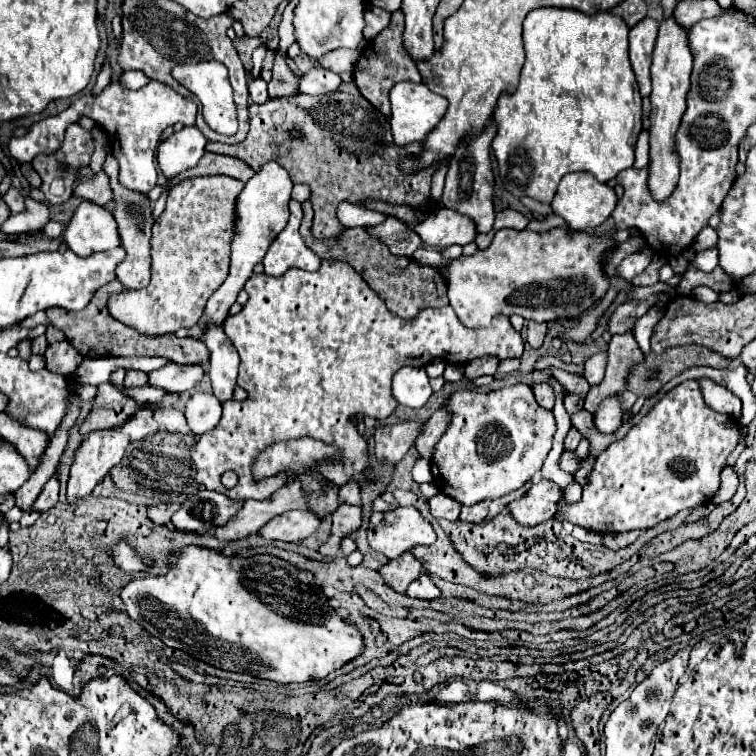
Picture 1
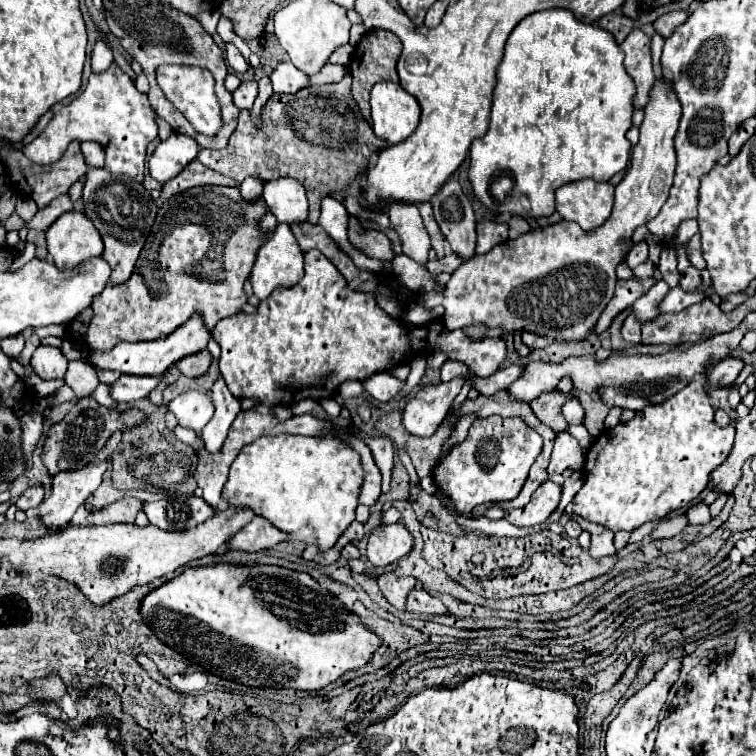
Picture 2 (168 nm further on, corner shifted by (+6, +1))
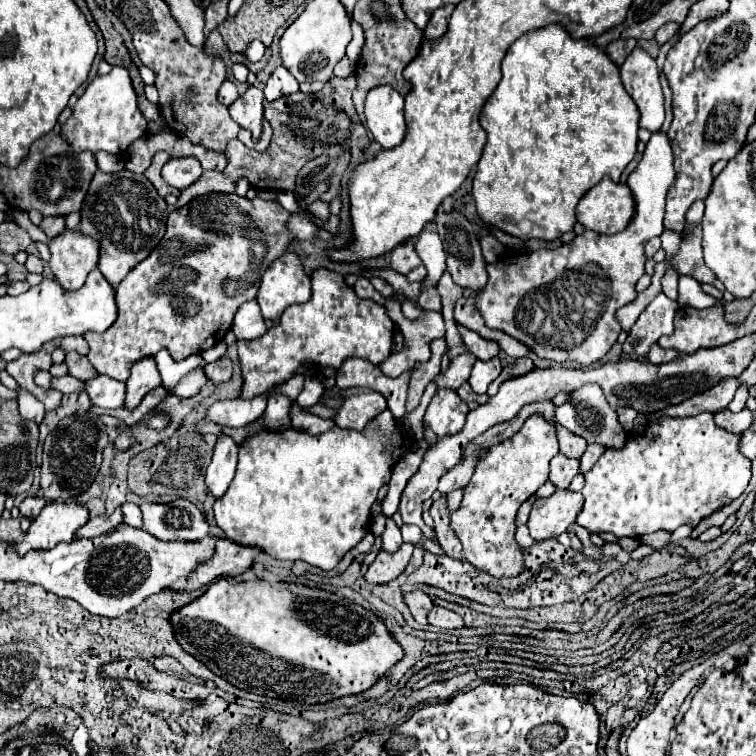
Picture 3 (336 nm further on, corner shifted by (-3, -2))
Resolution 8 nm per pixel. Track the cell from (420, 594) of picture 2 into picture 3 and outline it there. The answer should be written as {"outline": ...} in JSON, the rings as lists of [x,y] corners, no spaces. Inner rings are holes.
{"outline":[[[434,605],[432,611],[428,613],[428,623],[438,629],[444,629],[444,631],[464,627],[464,619],[460,615],[456,615],[454,611],[448,611],[444,607],[438,607],[438,605]]]}

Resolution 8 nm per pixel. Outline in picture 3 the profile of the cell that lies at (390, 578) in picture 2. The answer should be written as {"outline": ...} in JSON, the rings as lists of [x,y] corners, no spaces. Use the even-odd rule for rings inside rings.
{"outline":[[[410,591],[410,593],[404,593],[404,601],[406,601],[406,605],[410,607],[410,611],[412,611],[412,617],[416,619],[416,623],[420,623],[420,625],[426,625],[428,623],[428,611],[432,609],[432,601],[430,601],[430,597],[426,595],[426,593],[422,593],[422,591]]]}

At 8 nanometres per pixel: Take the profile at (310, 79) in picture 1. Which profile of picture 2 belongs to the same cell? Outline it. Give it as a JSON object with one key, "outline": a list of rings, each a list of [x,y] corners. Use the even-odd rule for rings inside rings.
{"outline":[[[281,62],[271,72],[273,90],[279,94],[295,94],[301,88],[309,86],[309,76],[305,72],[299,72],[291,62]]]}

